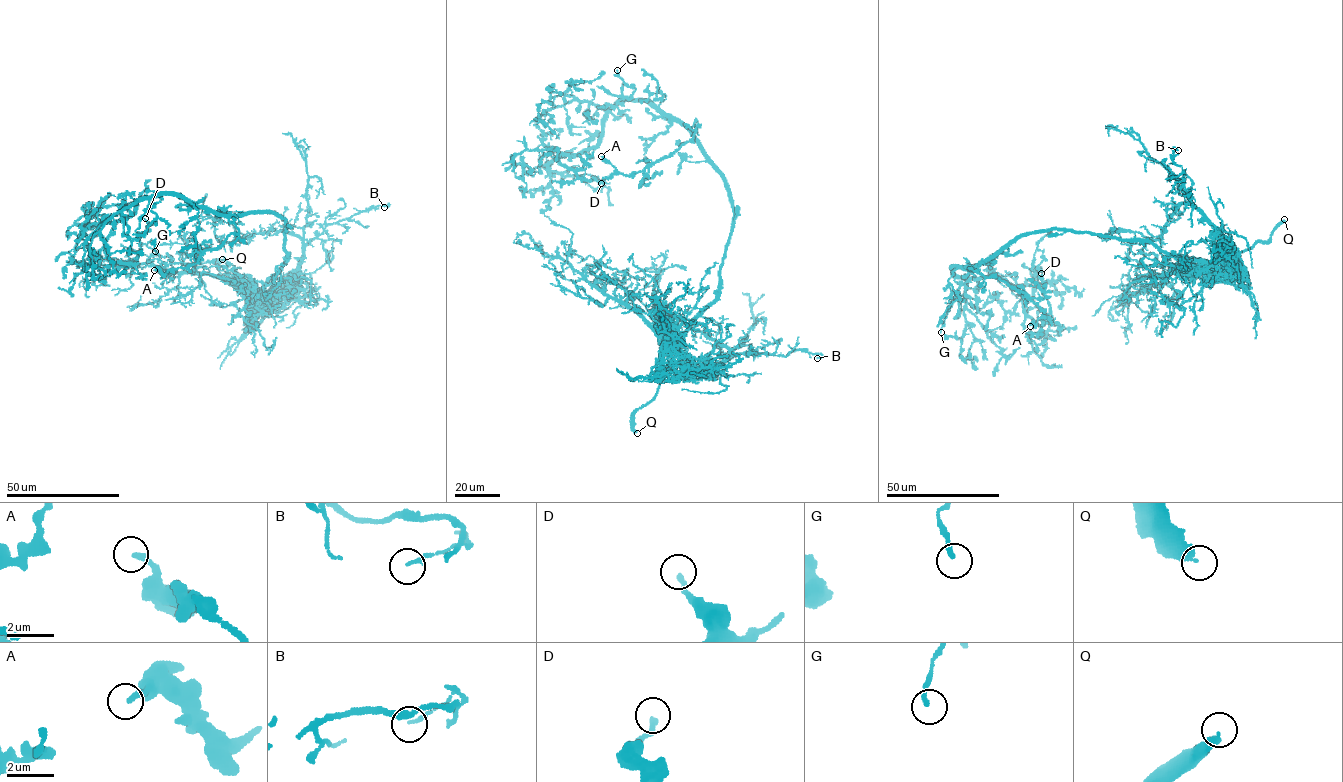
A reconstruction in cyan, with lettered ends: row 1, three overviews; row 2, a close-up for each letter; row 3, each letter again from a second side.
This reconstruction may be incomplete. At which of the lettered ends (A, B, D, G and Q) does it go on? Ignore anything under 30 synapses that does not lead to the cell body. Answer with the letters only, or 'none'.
Q

